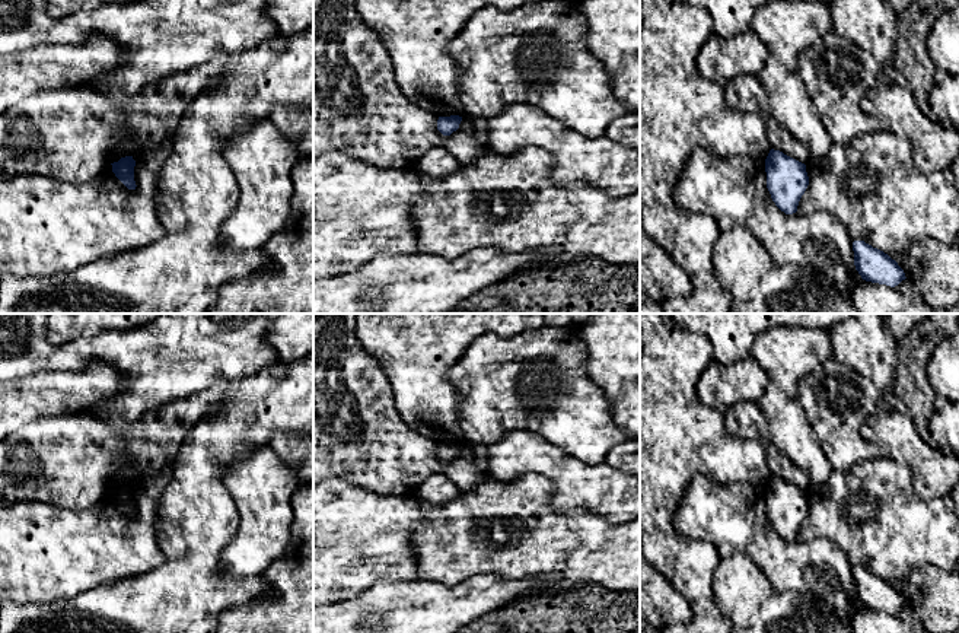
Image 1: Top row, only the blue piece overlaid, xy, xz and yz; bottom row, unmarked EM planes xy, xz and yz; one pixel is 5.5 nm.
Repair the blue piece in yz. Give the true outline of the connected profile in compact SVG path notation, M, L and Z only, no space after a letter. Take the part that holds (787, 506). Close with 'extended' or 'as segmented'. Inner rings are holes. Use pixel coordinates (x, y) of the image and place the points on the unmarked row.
M771 475L765 486L767 515L775 532L786 541L797 538L809 512L806 492Z; as segmented

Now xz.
M459 442L439 443L437 457L443 462L450 462L453 458L459 455L461 448L462 448L462 443Z; as segmented

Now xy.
M133 483L121 484L118 489L111 490L112 499L115 503L128 515L136 516L136 508L134 508L134 493L136 487Z; as segmented

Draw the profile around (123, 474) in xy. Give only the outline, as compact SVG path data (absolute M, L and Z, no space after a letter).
M131 464L115 468L109 477L111 483L136 483L138 480L137 471Z

